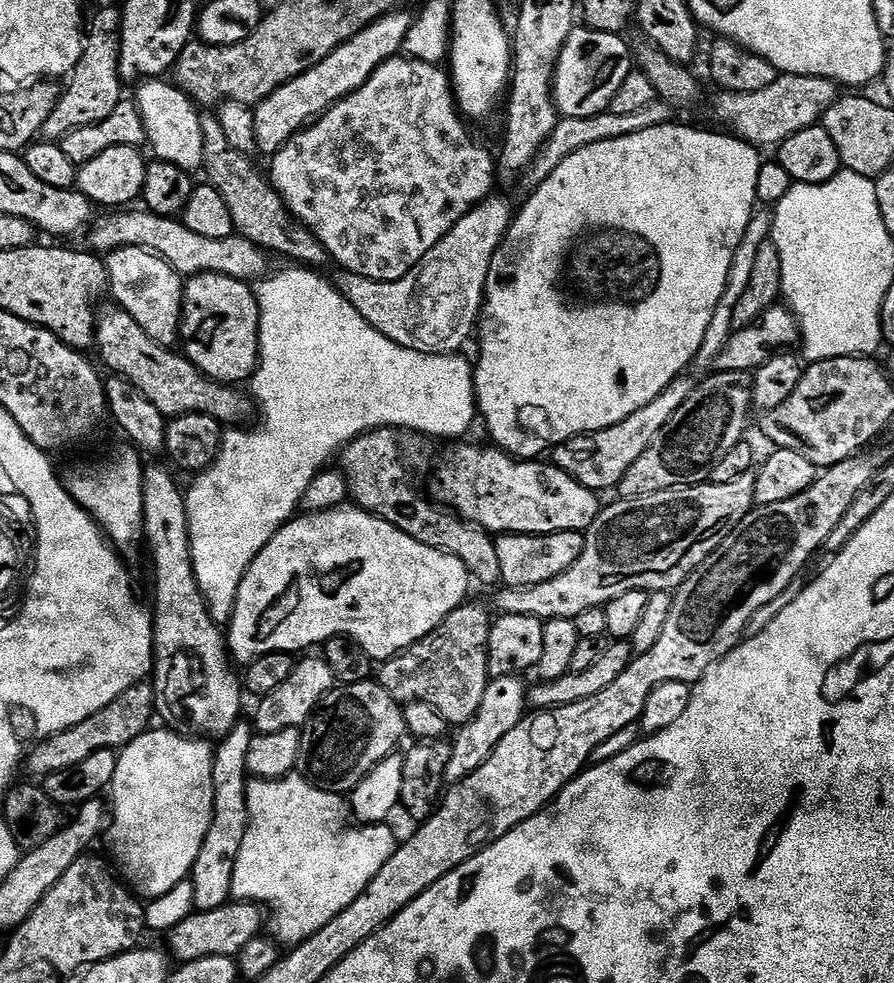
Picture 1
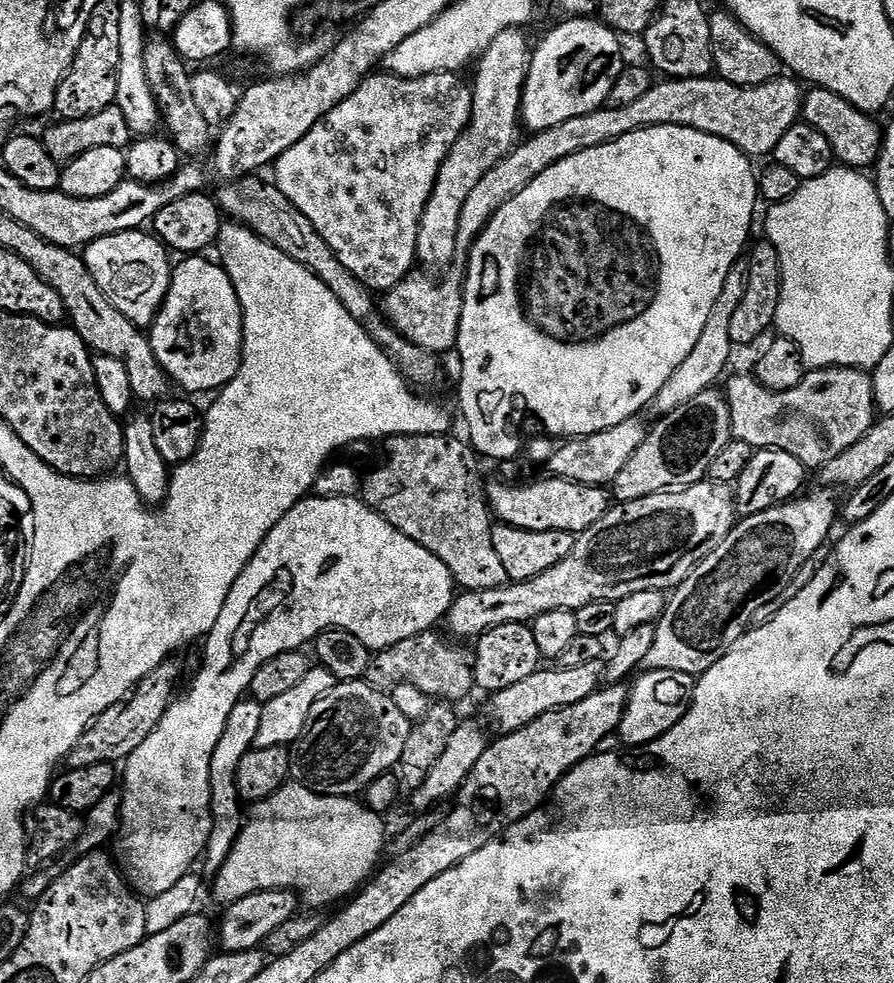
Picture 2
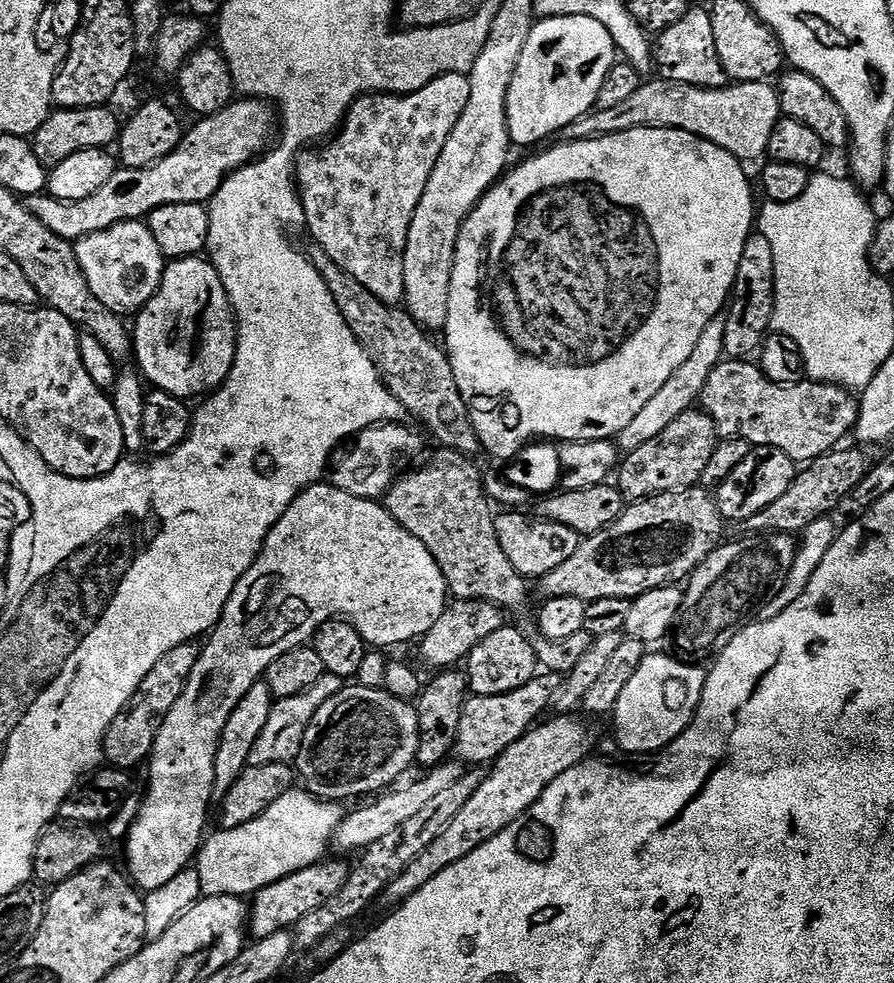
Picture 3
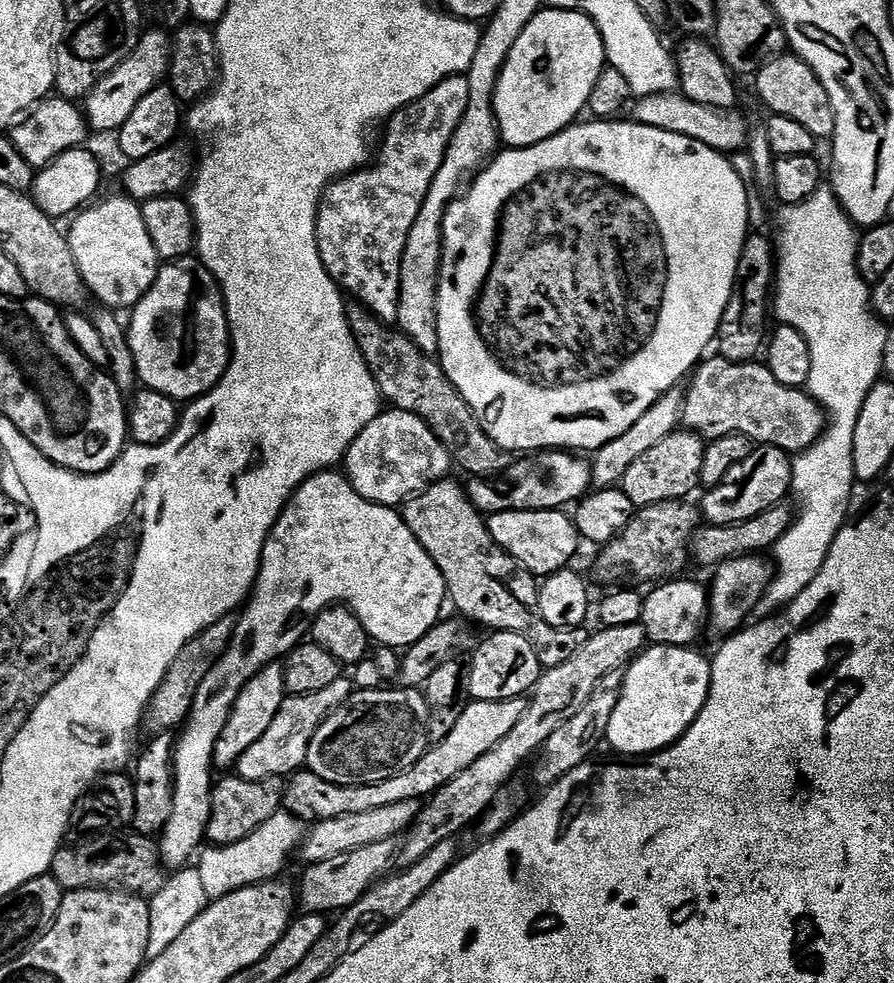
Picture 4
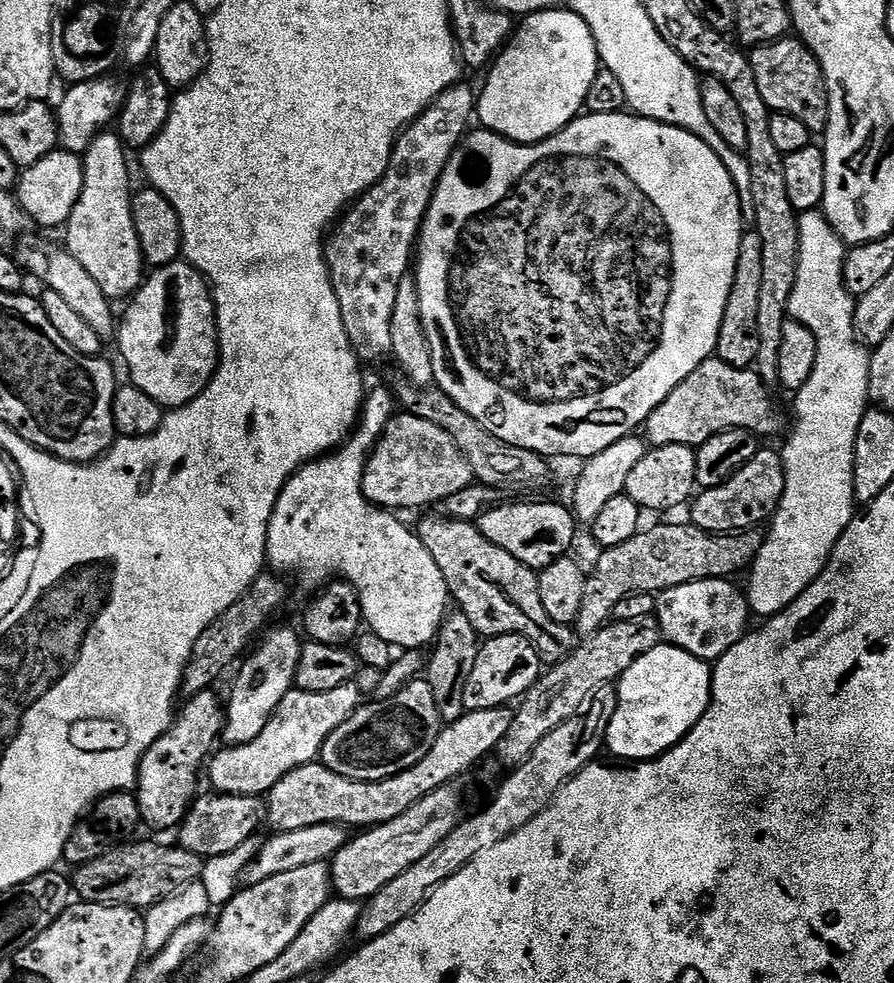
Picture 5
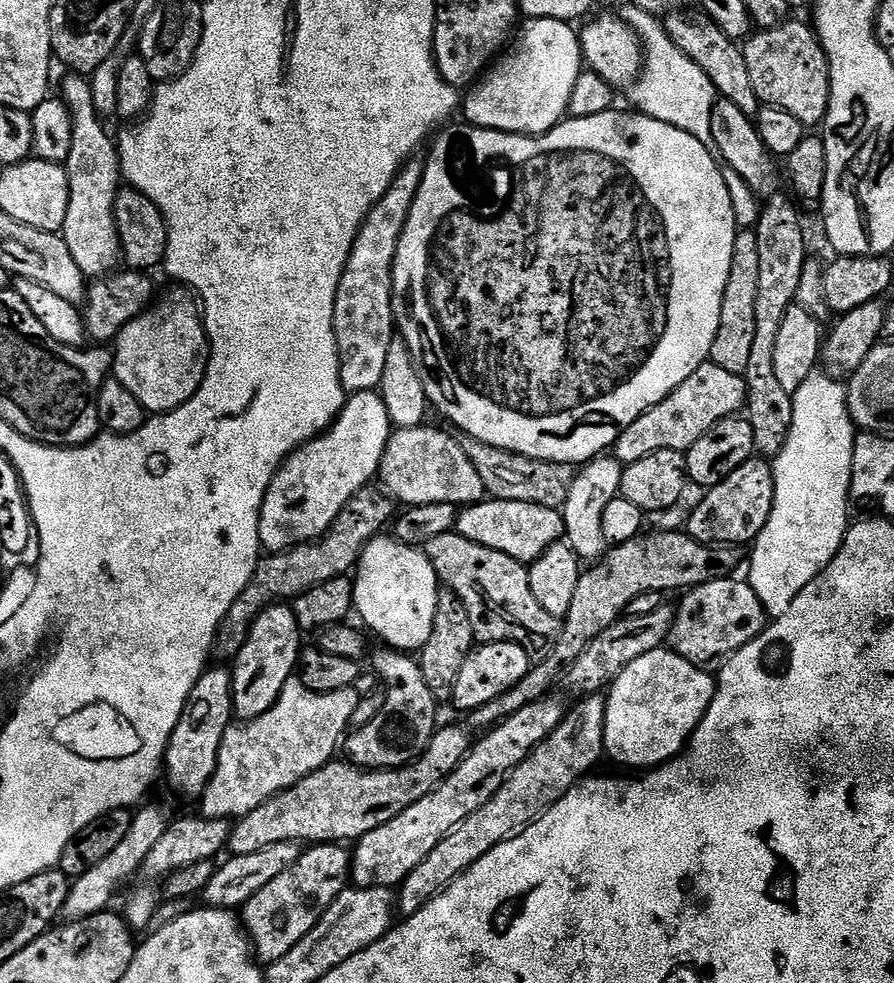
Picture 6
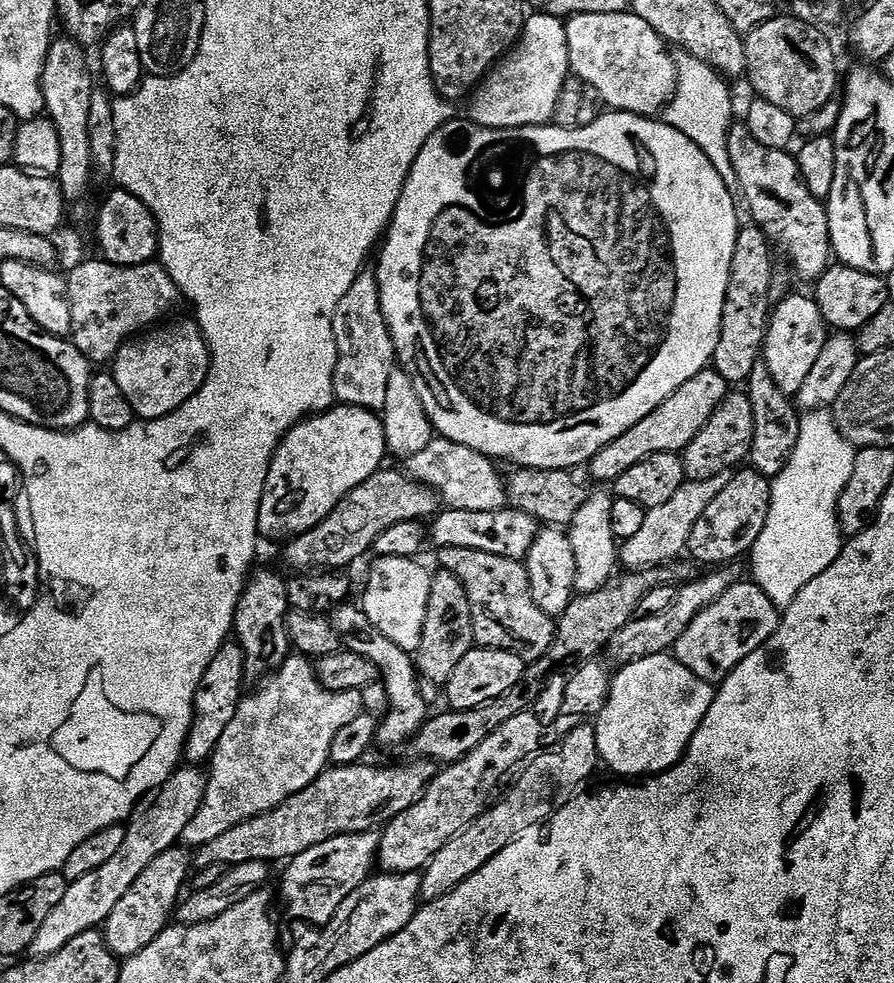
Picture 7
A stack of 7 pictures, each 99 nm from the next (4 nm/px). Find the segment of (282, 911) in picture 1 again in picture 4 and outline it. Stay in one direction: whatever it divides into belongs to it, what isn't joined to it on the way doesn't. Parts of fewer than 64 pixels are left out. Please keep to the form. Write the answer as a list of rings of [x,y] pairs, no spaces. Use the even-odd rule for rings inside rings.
[[[281,810],[262,826],[258,826],[258,830],[242,838],[242,842],[205,847],[199,853],[198,867],[206,894],[212,900],[217,900],[251,884],[275,881],[279,877],[276,875],[287,866],[288,855],[291,852],[293,855],[299,849],[305,831],[305,825],[292,813]]]

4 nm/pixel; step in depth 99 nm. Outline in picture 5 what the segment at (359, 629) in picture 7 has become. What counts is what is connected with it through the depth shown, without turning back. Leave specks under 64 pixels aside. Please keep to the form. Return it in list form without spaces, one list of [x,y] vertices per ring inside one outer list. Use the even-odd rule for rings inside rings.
[[[413,679],[409,681],[404,688],[398,690],[392,698],[388,698],[385,701],[372,700],[371,702],[361,703],[356,712],[350,714],[350,718],[346,718],[346,722],[342,722],[342,726],[338,726],[338,730],[334,730],[334,734],[330,734],[330,738],[326,738],[326,742],[322,746],[318,760],[319,763],[326,765],[330,770],[334,770],[334,774],[342,774],[342,778],[350,778],[351,780],[385,780],[394,774],[398,774],[402,770],[410,770],[410,766],[422,762],[422,758],[426,758],[430,746],[434,746],[434,742],[438,738],[441,727],[442,721],[438,714],[438,706],[434,702],[434,690],[430,690],[427,679]]]

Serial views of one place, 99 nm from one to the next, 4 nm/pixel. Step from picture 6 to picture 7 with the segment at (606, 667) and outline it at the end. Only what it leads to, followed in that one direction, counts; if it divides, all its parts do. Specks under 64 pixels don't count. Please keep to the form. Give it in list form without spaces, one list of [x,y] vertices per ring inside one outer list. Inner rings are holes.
[[[720,566],[715,570],[705,572],[708,573],[704,577],[701,575],[699,578],[693,579],[677,591],[674,602],[670,604],[670,610],[666,610],[662,614],[640,616],[631,620],[626,626],[622,626],[622,630],[618,630],[612,635],[606,652],[607,655],[612,655],[616,666],[633,664],[635,660],[641,660],[654,654],[671,653],[676,647],[678,638],[682,638],[686,626],[690,626],[690,622],[694,622],[694,618],[698,618],[698,614],[702,614],[702,610],[706,610],[706,606],[718,602],[718,598],[722,598],[722,594],[726,594],[726,590],[730,590],[730,586],[734,586],[741,579],[736,566]]]

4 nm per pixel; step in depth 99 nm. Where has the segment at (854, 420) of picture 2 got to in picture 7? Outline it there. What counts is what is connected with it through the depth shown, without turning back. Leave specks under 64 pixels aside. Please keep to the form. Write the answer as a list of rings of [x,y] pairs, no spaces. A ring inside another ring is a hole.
[[[711,366],[694,374],[694,378],[690,378],[690,382],[682,382],[682,386],[678,386],[678,390],[674,390],[674,394],[666,398],[666,402],[650,410],[650,414],[646,414],[642,422],[634,422],[634,426],[630,426],[626,434],[618,434],[614,442],[602,446],[602,450],[592,456],[590,469],[592,468],[593,478],[615,482],[622,474],[626,474],[626,470],[630,470],[630,466],[638,466],[638,462],[642,462],[642,458],[650,454],[683,453],[684,448],[694,442],[702,426],[710,422],[714,410],[718,410],[729,391],[730,386],[722,378],[722,374],[718,374]]]

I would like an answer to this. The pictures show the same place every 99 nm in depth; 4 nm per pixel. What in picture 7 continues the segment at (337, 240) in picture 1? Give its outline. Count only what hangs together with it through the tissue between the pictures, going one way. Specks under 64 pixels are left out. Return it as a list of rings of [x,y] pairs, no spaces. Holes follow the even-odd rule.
[[[361,271],[360,276],[354,278],[354,286],[350,286],[346,294],[342,294],[338,310],[334,310],[334,338],[336,339],[335,399],[340,404],[354,404],[358,408],[369,408],[377,414],[383,413],[390,374],[398,366],[398,357],[388,323],[382,314],[375,271]]]

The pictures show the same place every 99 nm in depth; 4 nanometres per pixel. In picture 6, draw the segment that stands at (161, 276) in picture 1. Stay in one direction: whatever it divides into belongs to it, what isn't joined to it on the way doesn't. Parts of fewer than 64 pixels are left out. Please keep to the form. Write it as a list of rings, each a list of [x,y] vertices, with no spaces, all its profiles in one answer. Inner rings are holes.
[[[68,74],[64,80],[62,99],[72,113],[72,145],[66,161],[70,178],[70,206],[66,210],[66,222],[62,235],[66,246],[70,246],[70,254],[74,262],[78,262],[78,270],[82,270],[85,278],[103,278],[119,269],[122,264],[122,241],[120,228],[116,225],[116,193],[122,187],[120,171],[120,149],[114,136],[104,129],[105,121],[94,110],[94,94],[92,82],[84,74]]]

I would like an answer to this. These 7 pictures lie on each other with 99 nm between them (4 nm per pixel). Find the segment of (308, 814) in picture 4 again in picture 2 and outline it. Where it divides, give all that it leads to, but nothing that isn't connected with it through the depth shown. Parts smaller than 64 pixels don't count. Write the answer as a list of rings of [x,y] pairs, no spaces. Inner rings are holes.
[[[590,662],[587,666],[575,668],[544,666],[530,674],[530,678],[522,678],[522,682],[517,682],[515,686],[506,686],[506,690],[491,693],[492,705],[488,708],[488,716],[497,733],[517,732],[530,726],[530,722],[542,718],[542,714],[550,714],[590,698],[590,694],[600,691],[605,680],[606,668],[601,662]]]

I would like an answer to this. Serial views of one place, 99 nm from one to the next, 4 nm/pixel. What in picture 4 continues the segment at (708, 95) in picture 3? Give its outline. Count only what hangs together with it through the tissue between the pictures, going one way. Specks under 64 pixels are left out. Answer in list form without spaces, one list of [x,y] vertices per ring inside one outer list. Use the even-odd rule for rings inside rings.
[[[679,91],[663,92],[641,96],[631,105],[631,119],[642,126],[650,126],[658,130],[666,130],[670,134],[682,134],[686,138],[694,138],[716,152],[736,154],[745,147],[748,139],[749,125],[739,116],[739,111],[714,106],[702,106]]]

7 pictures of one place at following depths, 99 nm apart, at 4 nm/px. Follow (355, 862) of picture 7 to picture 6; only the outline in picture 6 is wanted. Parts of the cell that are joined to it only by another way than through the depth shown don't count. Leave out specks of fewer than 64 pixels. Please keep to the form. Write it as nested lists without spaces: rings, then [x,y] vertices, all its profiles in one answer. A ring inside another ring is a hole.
[[[343,843],[335,844],[313,844],[307,850],[301,851],[300,860],[290,870],[283,874],[278,874],[278,878],[273,878],[271,882],[266,882],[254,898],[250,898],[248,903],[242,908],[242,923],[247,931],[248,938],[252,942],[254,955],[257,961],[265,965],[273,964],[278,958],[286,955],[291,948],[298,946],[310,930],[326,914],[326,910],[342,894],[350,884],[350,873],[352,871],[352,852]]]

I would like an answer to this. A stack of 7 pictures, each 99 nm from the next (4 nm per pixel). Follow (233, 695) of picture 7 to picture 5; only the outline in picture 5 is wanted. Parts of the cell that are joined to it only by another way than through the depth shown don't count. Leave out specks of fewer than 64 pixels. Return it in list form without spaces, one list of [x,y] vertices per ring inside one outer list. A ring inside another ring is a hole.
[[[209,690],[187,697],[183,701],[185,704],[179,705],[172,725],[165,730],[162,738],[158,738],[158,742],[154,742],[154,746],[150,746],[150,750],[146,750],[140,760],[134,789],[140,819],[145,825],[149,824],[160,832],[167,828],[179,829],[198,795],[196,783],[200,776],[202,780],[202,769],[221,739],[226,708],[221,697],[219,700],[214,693],[215,691]]]

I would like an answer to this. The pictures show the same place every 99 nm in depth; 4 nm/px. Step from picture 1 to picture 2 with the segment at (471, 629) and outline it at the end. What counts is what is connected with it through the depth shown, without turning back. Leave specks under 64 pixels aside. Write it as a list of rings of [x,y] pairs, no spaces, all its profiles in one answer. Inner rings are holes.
[[[429,630],[414,638],[406,638],[406,642],[398,642],[389,648],[379,649],[372,657],[364,680],[373,688],[381,690],[391,690],[403,684],[418,686],[422,694],[440,702],[466,699],[476,688],[473,653],[469,649],[467,652],[464,649],[467,647],[463,643],[447,635],[439,636],[438,633],[439,631]]]

